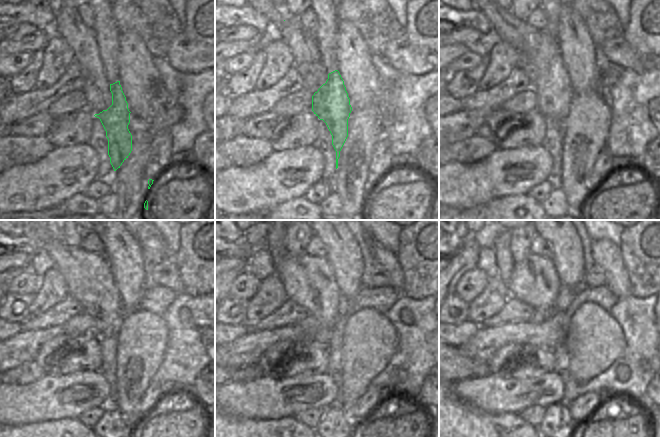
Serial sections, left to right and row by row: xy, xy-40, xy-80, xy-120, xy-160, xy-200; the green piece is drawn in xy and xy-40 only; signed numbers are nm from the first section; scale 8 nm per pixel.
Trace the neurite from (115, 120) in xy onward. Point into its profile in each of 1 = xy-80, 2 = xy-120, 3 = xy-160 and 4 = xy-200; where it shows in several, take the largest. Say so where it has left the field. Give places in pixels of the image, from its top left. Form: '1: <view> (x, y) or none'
1: xy-80 (540, 58)
2: xy-120 (88, 277)
3: xy-160 (310, 283)
4: xy-200 (534, 281)

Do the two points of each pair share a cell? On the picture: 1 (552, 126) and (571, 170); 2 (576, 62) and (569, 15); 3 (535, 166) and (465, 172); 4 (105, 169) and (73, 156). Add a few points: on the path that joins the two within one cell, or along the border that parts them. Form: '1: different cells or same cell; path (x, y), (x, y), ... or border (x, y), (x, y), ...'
1: different cells; border (562, 124), (563, 142), (562, 160), (560, 162)
2: same cell; path (576, 50), (571, 27)
3: same cell; path (518, 170), (513, 172), (482, 172)
4: different cells; border (87, 145), (95, 151), (99, 159), (96, 179)

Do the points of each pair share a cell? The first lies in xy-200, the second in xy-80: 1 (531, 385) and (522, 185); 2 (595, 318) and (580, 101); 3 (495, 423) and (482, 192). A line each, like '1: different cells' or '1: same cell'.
1: same cell
2: same cell
3: different cells

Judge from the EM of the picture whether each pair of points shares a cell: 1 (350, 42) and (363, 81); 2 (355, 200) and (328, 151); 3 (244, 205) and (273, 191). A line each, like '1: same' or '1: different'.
1: same
2: different
3: same

